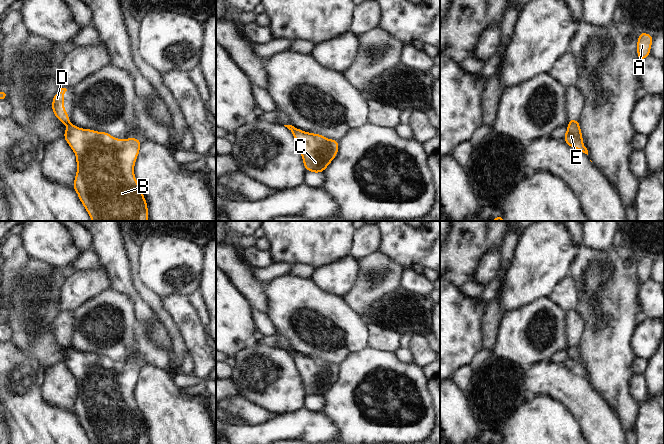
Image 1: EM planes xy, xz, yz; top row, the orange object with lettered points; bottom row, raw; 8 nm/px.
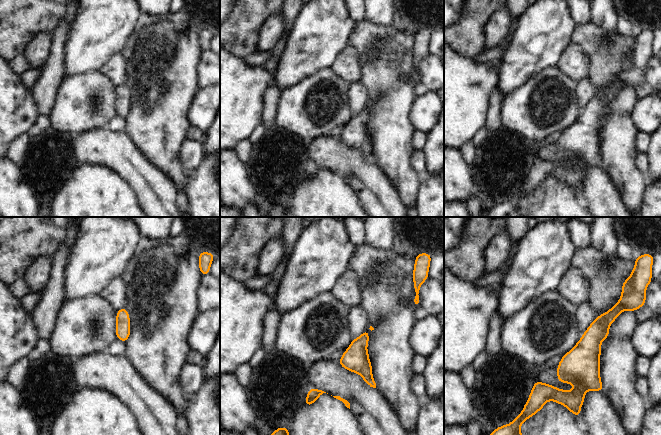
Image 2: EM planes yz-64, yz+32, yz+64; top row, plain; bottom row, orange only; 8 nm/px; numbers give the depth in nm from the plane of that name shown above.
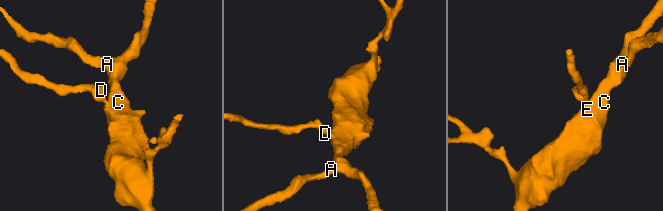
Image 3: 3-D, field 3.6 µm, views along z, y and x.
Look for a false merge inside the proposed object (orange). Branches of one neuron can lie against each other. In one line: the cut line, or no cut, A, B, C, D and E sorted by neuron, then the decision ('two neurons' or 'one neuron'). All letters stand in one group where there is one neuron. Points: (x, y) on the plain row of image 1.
cut in xy along (69, 345), (66, 347); A B C E / D; two neurons

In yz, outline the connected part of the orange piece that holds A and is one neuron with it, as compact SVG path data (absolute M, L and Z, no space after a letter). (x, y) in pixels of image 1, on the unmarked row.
M640 256L637 264L637 279L640 286L650 279L652 265L652 259L645 256Z

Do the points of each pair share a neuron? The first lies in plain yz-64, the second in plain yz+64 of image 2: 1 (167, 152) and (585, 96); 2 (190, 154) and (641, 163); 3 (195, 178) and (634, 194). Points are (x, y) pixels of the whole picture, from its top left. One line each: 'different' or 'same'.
1: different
2: same
3: different

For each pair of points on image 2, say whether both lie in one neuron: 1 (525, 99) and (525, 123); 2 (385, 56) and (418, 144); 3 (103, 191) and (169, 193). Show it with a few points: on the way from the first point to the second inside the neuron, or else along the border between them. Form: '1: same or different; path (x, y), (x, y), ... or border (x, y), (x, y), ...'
1: same; path (524, 105), (525, 117)
2: different; border (416, 130), (412, 137), (413, 149)
3: different; border (118, 174), (133, 191), (137, 202), (141, 206)

